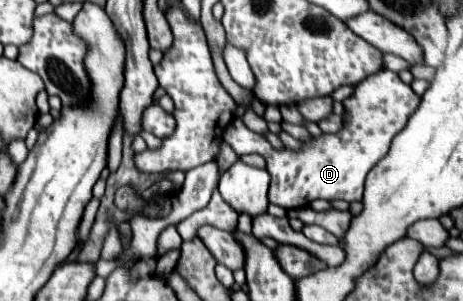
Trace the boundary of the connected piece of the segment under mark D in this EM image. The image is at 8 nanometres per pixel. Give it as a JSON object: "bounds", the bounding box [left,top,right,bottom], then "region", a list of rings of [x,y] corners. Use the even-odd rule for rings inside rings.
{"bounds":[223,69,421,209],"region":[[[383,69],[359,85],[353,87],[353,95],[343,101],[343,129],[337,133],[323,133],[303,143],[299,151],[293,149],[275,149],[263,135],[245,127],[241,119],[233,119],[223,139],[235,149],[237,155],[259,153],[271,175],[269,203],[275,203],[283,209],[301,209],[309,207],[315,199],[343,199],[343,201],[361,201],[365,177],[371,167],[383,159],[389,151],[393,137],[407,125],[411,113],[421,103],[421,97],[405,85],[397,73]]]}

